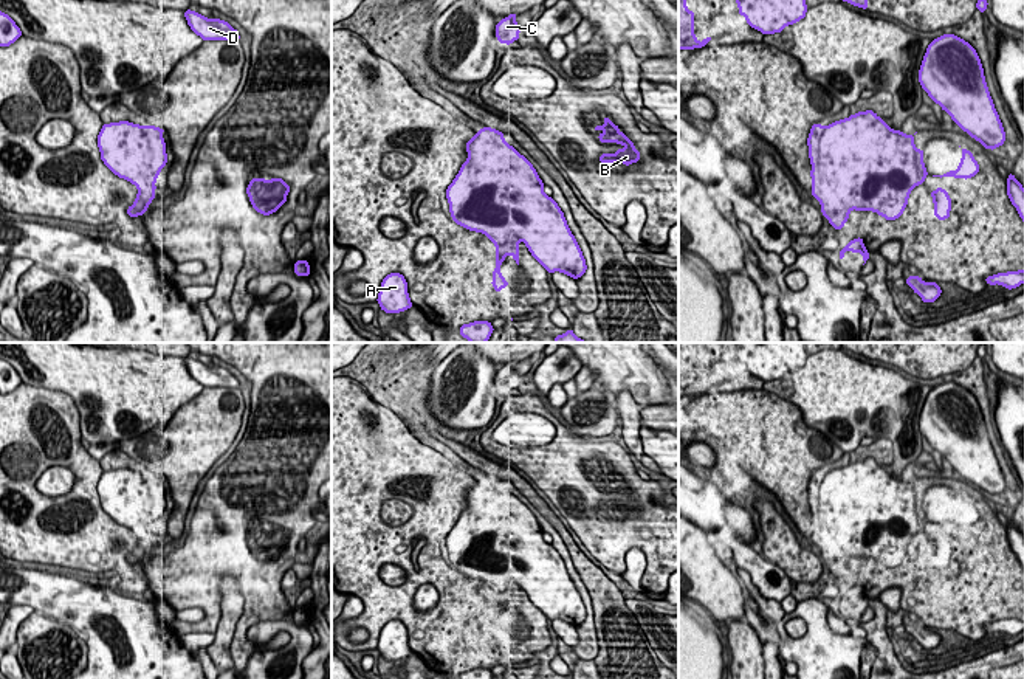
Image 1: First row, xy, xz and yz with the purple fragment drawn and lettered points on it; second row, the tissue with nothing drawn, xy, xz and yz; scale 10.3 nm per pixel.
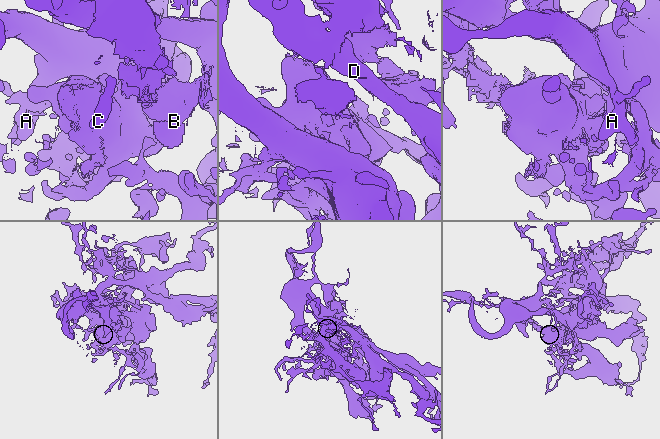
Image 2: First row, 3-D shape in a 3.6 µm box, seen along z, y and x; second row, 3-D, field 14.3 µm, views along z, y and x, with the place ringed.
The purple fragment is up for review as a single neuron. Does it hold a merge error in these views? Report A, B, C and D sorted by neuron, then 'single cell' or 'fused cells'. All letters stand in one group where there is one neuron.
A C D / B | fused cells

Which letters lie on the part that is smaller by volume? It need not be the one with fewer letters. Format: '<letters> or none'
B

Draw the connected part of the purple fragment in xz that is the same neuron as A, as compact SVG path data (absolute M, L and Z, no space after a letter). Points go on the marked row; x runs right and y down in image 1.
M400 273L387 274L381 282L376 302L386 313L400 313L411 308L414 304L409 299L404 276Z

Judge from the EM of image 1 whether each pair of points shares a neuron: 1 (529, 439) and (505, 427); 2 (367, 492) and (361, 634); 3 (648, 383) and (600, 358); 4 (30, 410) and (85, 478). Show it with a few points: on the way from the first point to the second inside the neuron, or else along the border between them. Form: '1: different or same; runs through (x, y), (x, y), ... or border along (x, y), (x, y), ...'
1: same; runs through (522, 433), (518, 428), (512, 428)
2: different; border along (347, 633), (353, 628), (363, 628), (369, 637)
3: same; runs through (635, 371), (612, 358)
4: same; runs through (47, 427), (79, 461)

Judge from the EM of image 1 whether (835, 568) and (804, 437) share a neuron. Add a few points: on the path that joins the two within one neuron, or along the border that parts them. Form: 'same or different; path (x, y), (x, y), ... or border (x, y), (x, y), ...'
different; border (817, 468), (807, 485), (809, 506)

